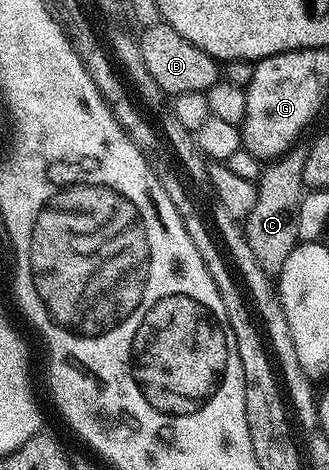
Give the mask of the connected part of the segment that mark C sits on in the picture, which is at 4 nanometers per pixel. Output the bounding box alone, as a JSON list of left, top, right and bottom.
[242,142,308,274]

